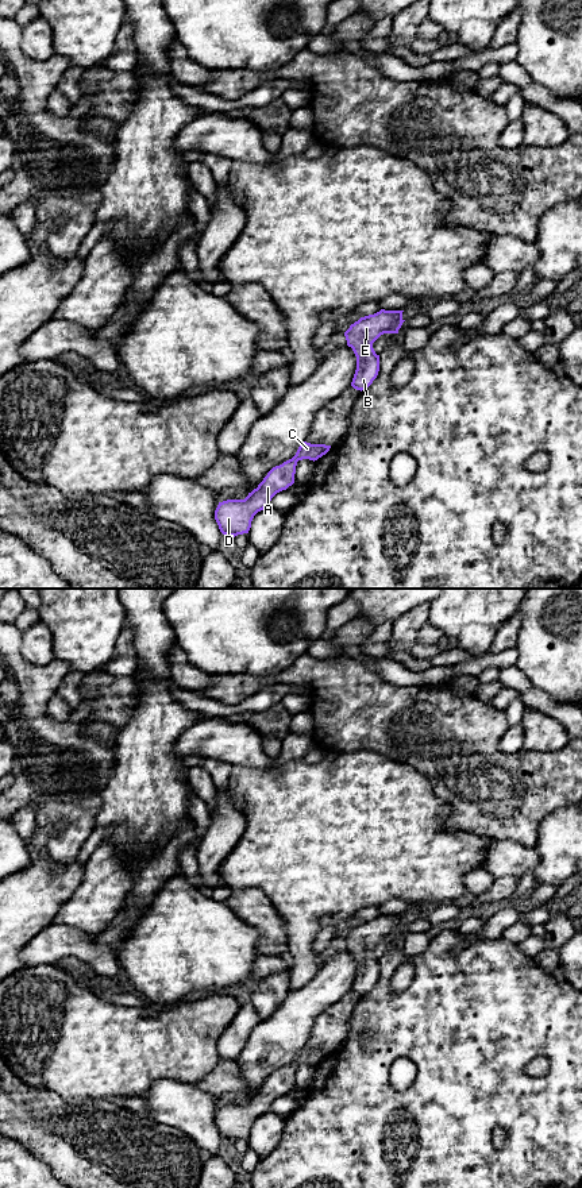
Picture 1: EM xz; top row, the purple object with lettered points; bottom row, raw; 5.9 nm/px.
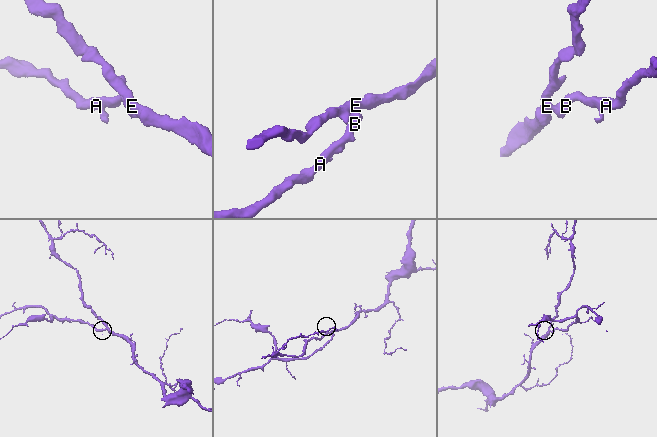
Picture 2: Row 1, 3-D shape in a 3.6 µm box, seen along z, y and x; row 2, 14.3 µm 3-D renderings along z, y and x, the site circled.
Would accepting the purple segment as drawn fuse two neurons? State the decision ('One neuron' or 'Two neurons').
One neuron

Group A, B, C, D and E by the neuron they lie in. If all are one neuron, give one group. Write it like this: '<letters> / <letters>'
A B C D E

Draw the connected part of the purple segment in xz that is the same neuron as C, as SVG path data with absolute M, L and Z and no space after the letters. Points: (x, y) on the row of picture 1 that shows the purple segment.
M304 441L296 455L280 466L273 467L263 481L244 500L219 502L215 520L223 535L238 536L248 533L254 516L269 506L271 498L294 483L298 460L317 460L329 451L331 446Z

